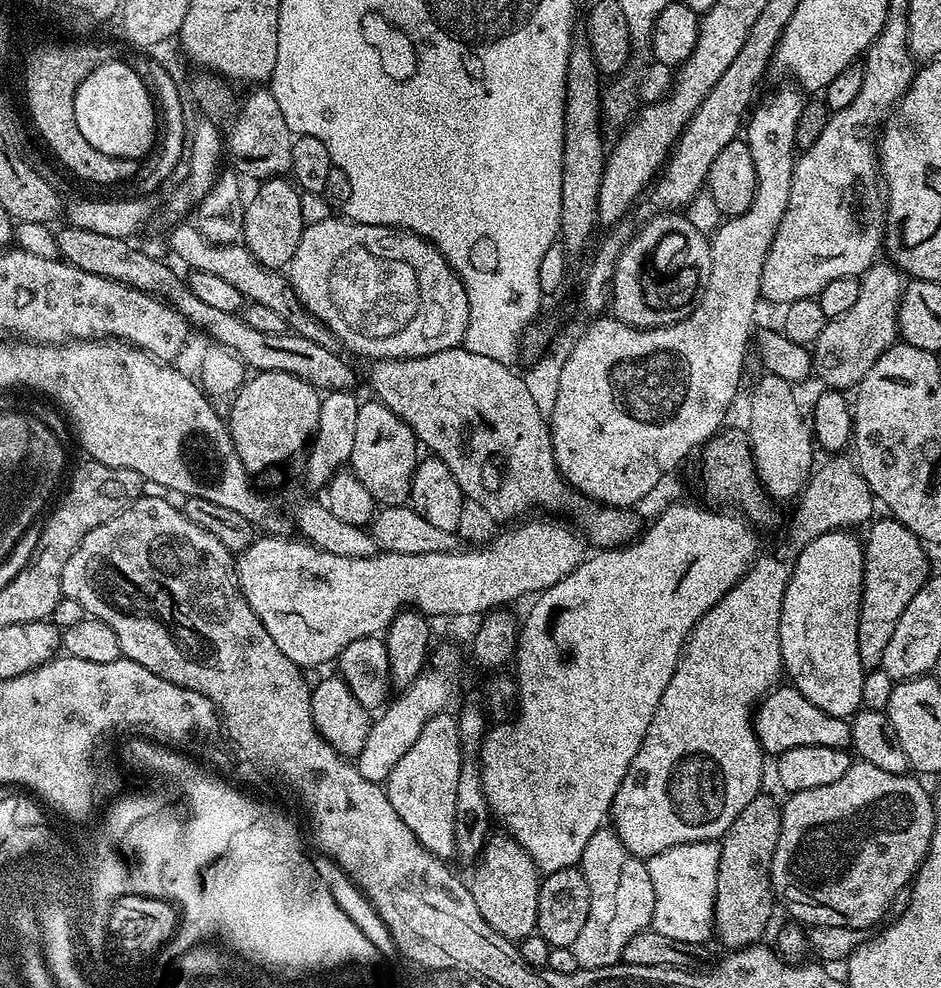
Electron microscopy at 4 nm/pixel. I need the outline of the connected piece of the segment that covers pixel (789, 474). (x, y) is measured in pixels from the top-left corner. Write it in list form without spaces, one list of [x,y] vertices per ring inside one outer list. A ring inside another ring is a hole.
[[[773,372],[761,377],[752,388],[752,397],[748,400],[748,422],[746,421],[757,478],[773,501],[795,501],[804,491],[804,485],[814,471],[812,429],[806,419],[805,409],[803,412],[796,401],[797,389],[793,384],[786,378],[778,378],[778,374]]]

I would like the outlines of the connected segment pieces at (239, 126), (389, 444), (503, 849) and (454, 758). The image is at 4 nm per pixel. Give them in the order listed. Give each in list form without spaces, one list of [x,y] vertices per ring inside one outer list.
[[[256,86],[249,96],[240,100],[240,105],[233,110],[232,125],[226,128],[226,156],[232,159],[231,167],[241,177],[263,182],[273,176],[287,177],[290,172],[290,157],[294,139],[286,118],[282,118],[282,109],[274,102],[274,94],[267,87]]]
[[[375,398],[365,399],[354,422],[354,450],[350,471],[370,490],[377,505],[407,505],[412,494],[412,475],[418,463],[418,441],[410,426]]]
[[[507,834],[489,835],[482,855],[475,861],[470,887],[478,914],[505,938],[519,942],[536,932],[538,922],[538,890],[542,873],[526,850]]]
[[[449,712],[434,715],[423,726],[408,752],[396,762],[384,789],[398,816],[429,852],[443,860],[455,855],[456,788],[461,766],[457,717]]]

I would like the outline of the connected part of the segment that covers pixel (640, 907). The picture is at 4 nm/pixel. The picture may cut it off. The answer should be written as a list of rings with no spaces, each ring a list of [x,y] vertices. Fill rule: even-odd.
[[[608,826],[597,830],[594,838],[586,842],[578,867],[584,873],[586,886],[590,886],[590,914],[586,926],[574,938],[572,953],[580,968],[614,966],[623,961],[626,942],[651,925],[654,882],[650,882],[647,863],[630,854],[615,830]]]

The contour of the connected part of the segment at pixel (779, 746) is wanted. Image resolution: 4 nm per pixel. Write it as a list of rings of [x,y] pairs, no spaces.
[[[777,686],[760,701],[754,712],[754,727],[760,746],[769,757],[779,757],[781,752],[798,746],[830,746],[847,749],[852,743],[851,723],[845,717],[826,714],[818,710],[795,686]]]

